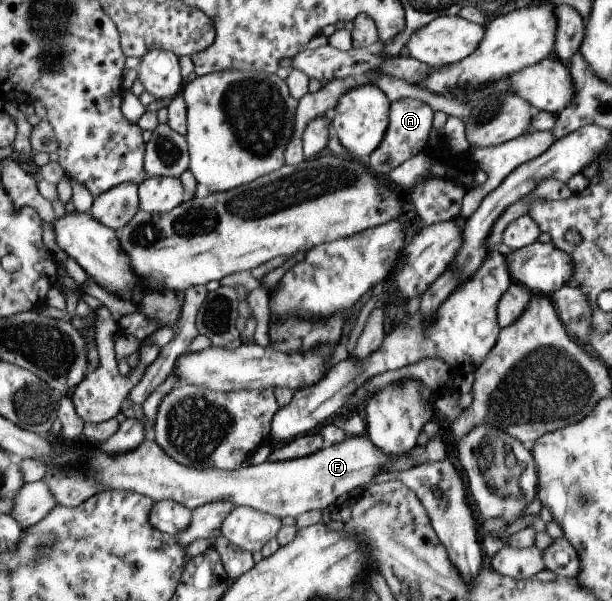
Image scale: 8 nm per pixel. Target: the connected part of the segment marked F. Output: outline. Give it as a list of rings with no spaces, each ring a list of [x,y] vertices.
[[[367,436],[348,437],[347,440],[330,447],[324,447],[316,453],[306,457],[299,457],[288,461],[271,462],[265,461],[260,465],[242,465],[234,471],[222,471],[213,467],[197,468],[186,467],[172,458],[169,458],[157,446],[155,441],[144,440],[142,444],[124,455],[106,455],[100,450],[95,450],[96,457],[85,454],[83,462],[78,467],[67,467],[66,469],[55,469],[48,471],[44,480],[49,485],[58,504],[71,508],[78,507],[88,498],[97,493],[123,489],[149,497],[152,501],[164,501],[171,499],[173,502],[194,510],[207,503],[223,501],[232,505],[245,505],[255,510],[269,513],[270,515],[283,519],[287,516],[298,517],[306,512],[324,511],[329,508],[340,496],[352,490],[367,486],[383,470],[383,466],[394,459],[388,459]]]

